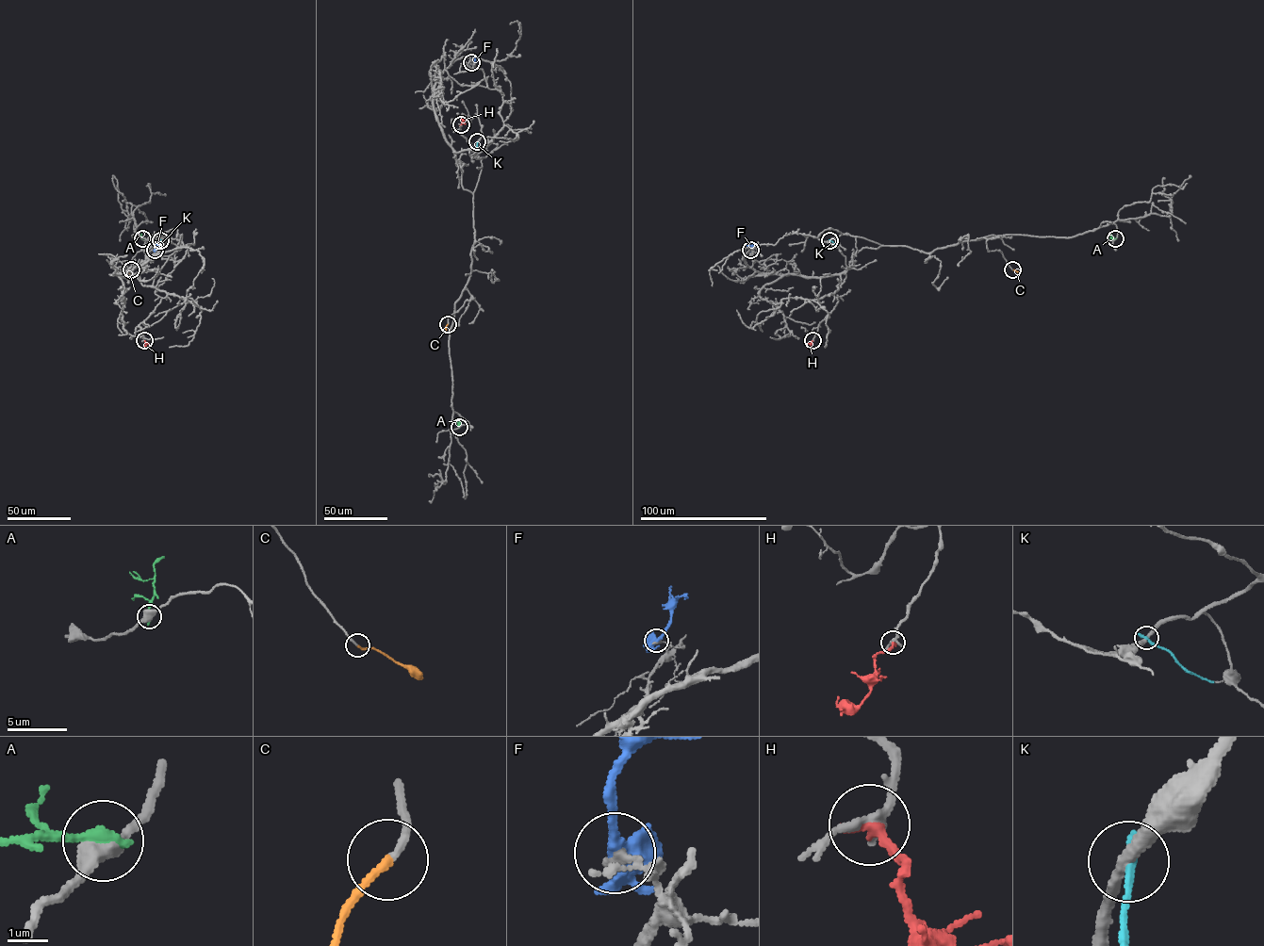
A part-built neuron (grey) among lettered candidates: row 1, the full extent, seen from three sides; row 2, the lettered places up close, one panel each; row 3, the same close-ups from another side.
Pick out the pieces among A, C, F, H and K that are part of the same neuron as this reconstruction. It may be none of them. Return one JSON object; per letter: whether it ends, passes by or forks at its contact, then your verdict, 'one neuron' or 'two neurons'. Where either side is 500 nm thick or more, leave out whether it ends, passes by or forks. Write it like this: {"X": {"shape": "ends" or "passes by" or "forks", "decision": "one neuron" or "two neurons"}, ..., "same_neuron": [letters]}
{"A": {"shape": "ends", "decision": "two neurons"}, "C": {"shape": "ends", "decision": "one neuron"}, "F": {"shape": "forks", "decision": "two neurons"}, "H": {"shape": "ends", "decision": "two neurons"}, "K": {"shape": "ends", "decision": "two neurons"}, "same_neuron": ["C"]}

